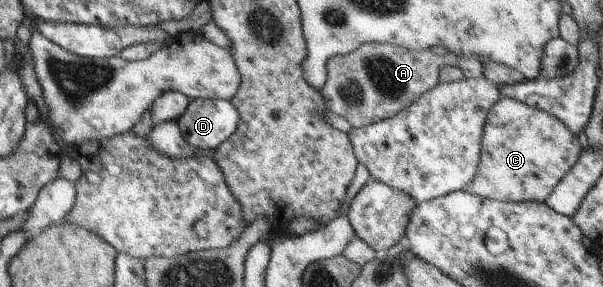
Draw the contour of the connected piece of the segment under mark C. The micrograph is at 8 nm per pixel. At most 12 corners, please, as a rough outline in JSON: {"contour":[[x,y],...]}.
{"contour":[[503,95],[463,191],[547,202],[581,152],[561,119]]}

